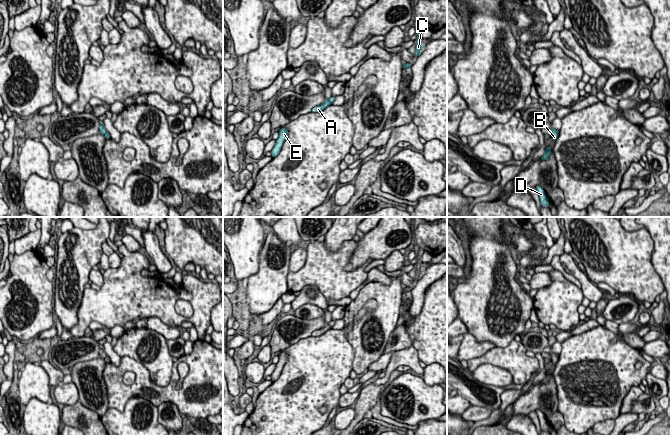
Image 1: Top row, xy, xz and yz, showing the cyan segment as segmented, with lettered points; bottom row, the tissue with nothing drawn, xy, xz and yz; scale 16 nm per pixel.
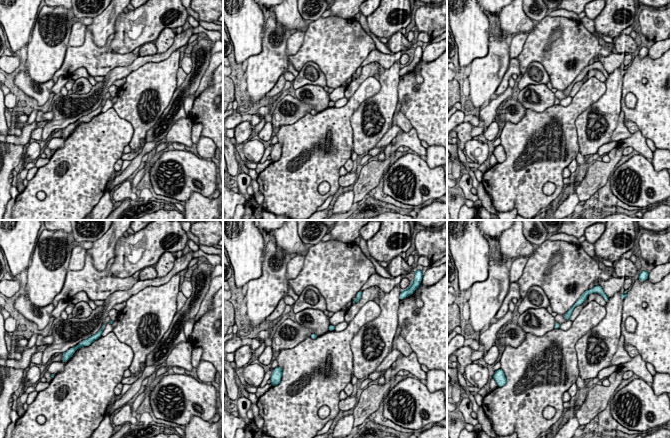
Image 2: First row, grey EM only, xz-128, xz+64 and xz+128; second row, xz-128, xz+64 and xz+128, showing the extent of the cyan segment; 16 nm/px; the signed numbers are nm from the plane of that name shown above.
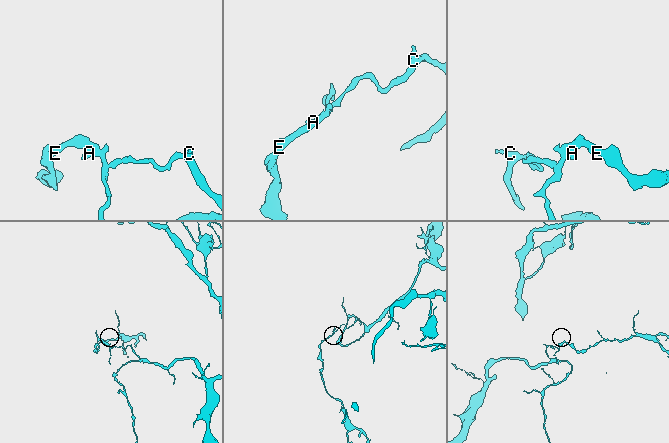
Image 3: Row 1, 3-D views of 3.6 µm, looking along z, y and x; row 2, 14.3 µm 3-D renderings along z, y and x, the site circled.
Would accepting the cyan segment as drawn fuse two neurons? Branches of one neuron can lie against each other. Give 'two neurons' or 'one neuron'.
two neurons

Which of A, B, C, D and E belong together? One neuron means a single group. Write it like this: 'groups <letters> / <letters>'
groups A E / B C D

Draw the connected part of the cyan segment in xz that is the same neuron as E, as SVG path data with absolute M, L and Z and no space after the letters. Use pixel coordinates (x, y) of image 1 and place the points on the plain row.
M281 352L279 355L279 361L276 364L275 370L271 374L271 380L275 382L281 375L282 369L287 362L288 354L286 352Z

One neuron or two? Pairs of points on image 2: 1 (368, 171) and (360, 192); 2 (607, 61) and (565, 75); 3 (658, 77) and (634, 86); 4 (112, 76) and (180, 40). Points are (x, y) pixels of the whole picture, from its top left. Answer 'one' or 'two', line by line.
1: one
2: two
3: one
4: one

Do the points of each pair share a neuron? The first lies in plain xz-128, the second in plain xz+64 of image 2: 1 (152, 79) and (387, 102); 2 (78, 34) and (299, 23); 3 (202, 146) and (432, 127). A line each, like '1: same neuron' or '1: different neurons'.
1: same neuron
2: different neurons
3: different neurons

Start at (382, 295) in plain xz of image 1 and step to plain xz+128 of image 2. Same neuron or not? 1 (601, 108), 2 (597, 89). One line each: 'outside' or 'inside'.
1: inside
2: outside

